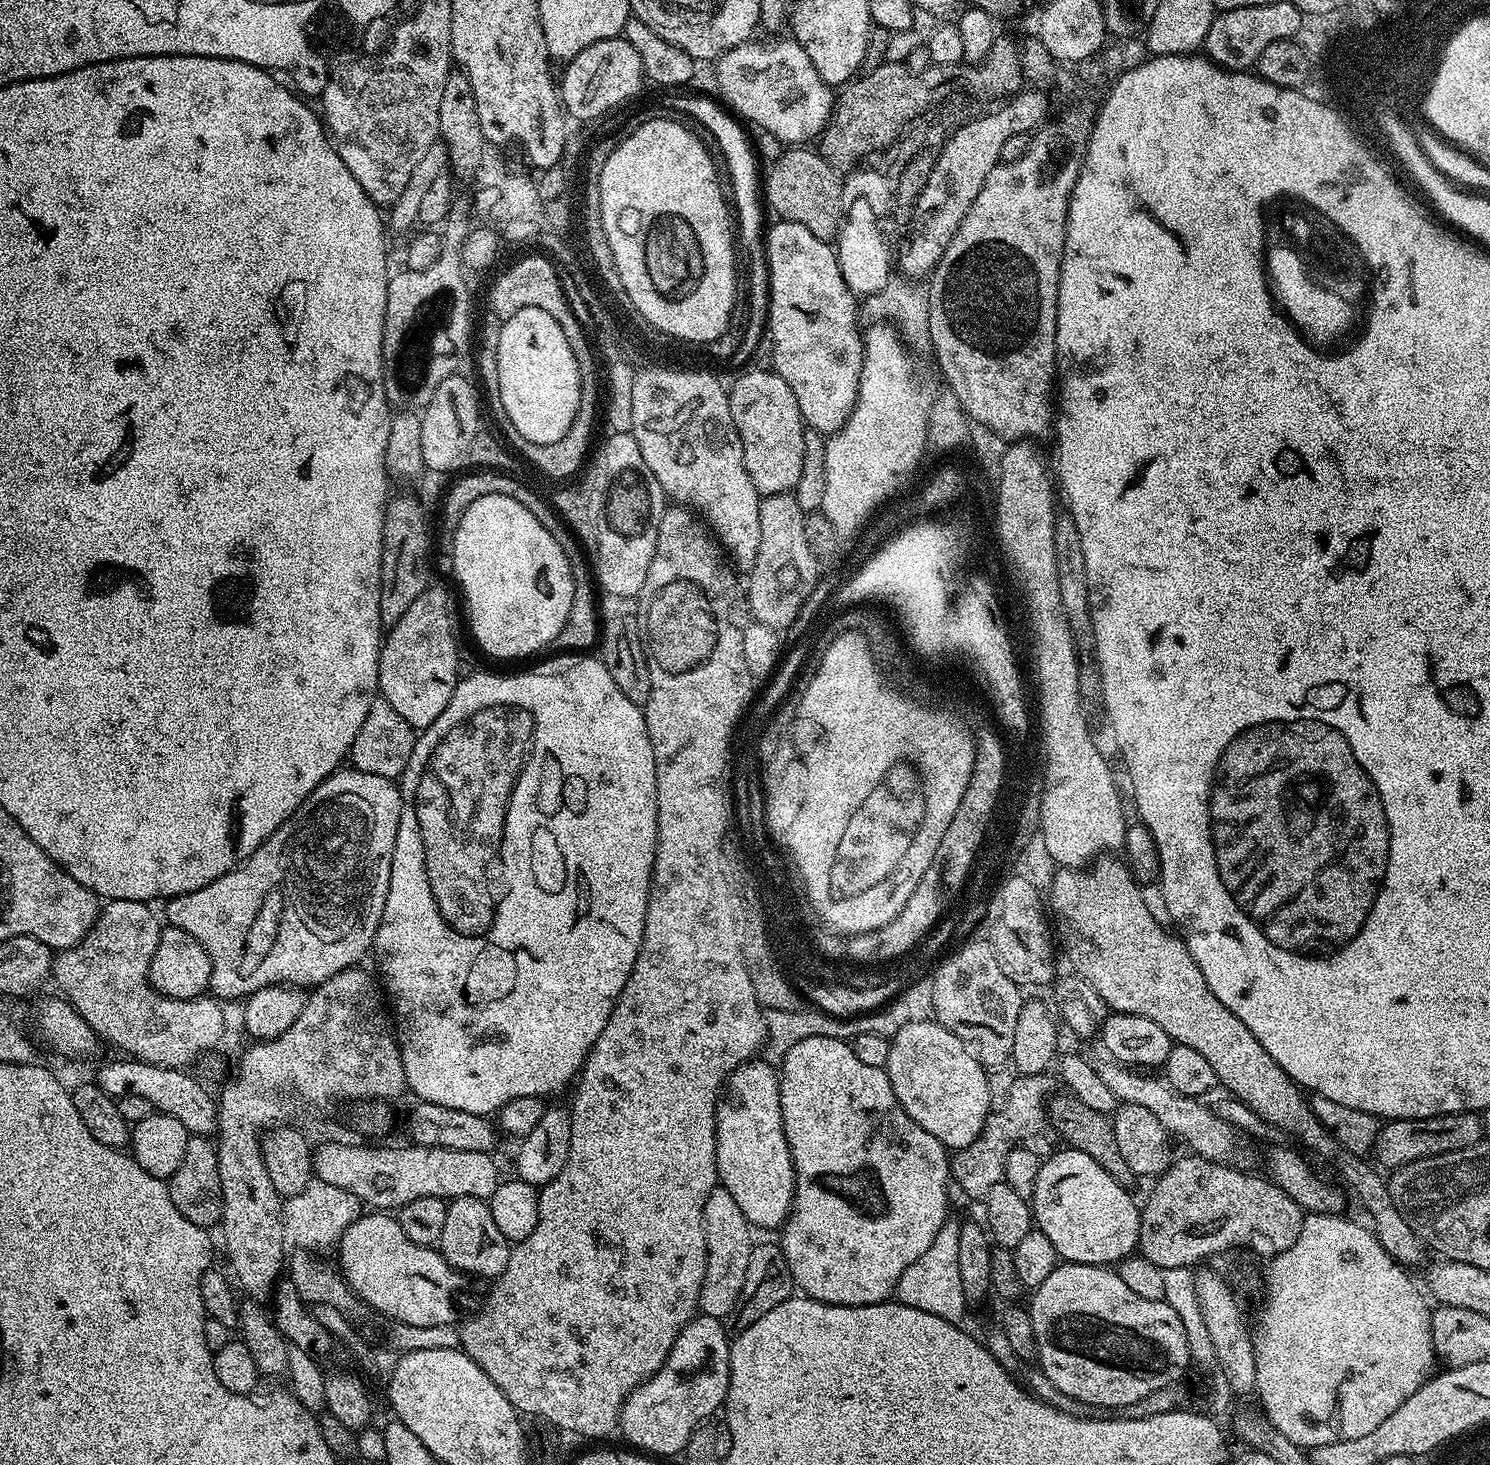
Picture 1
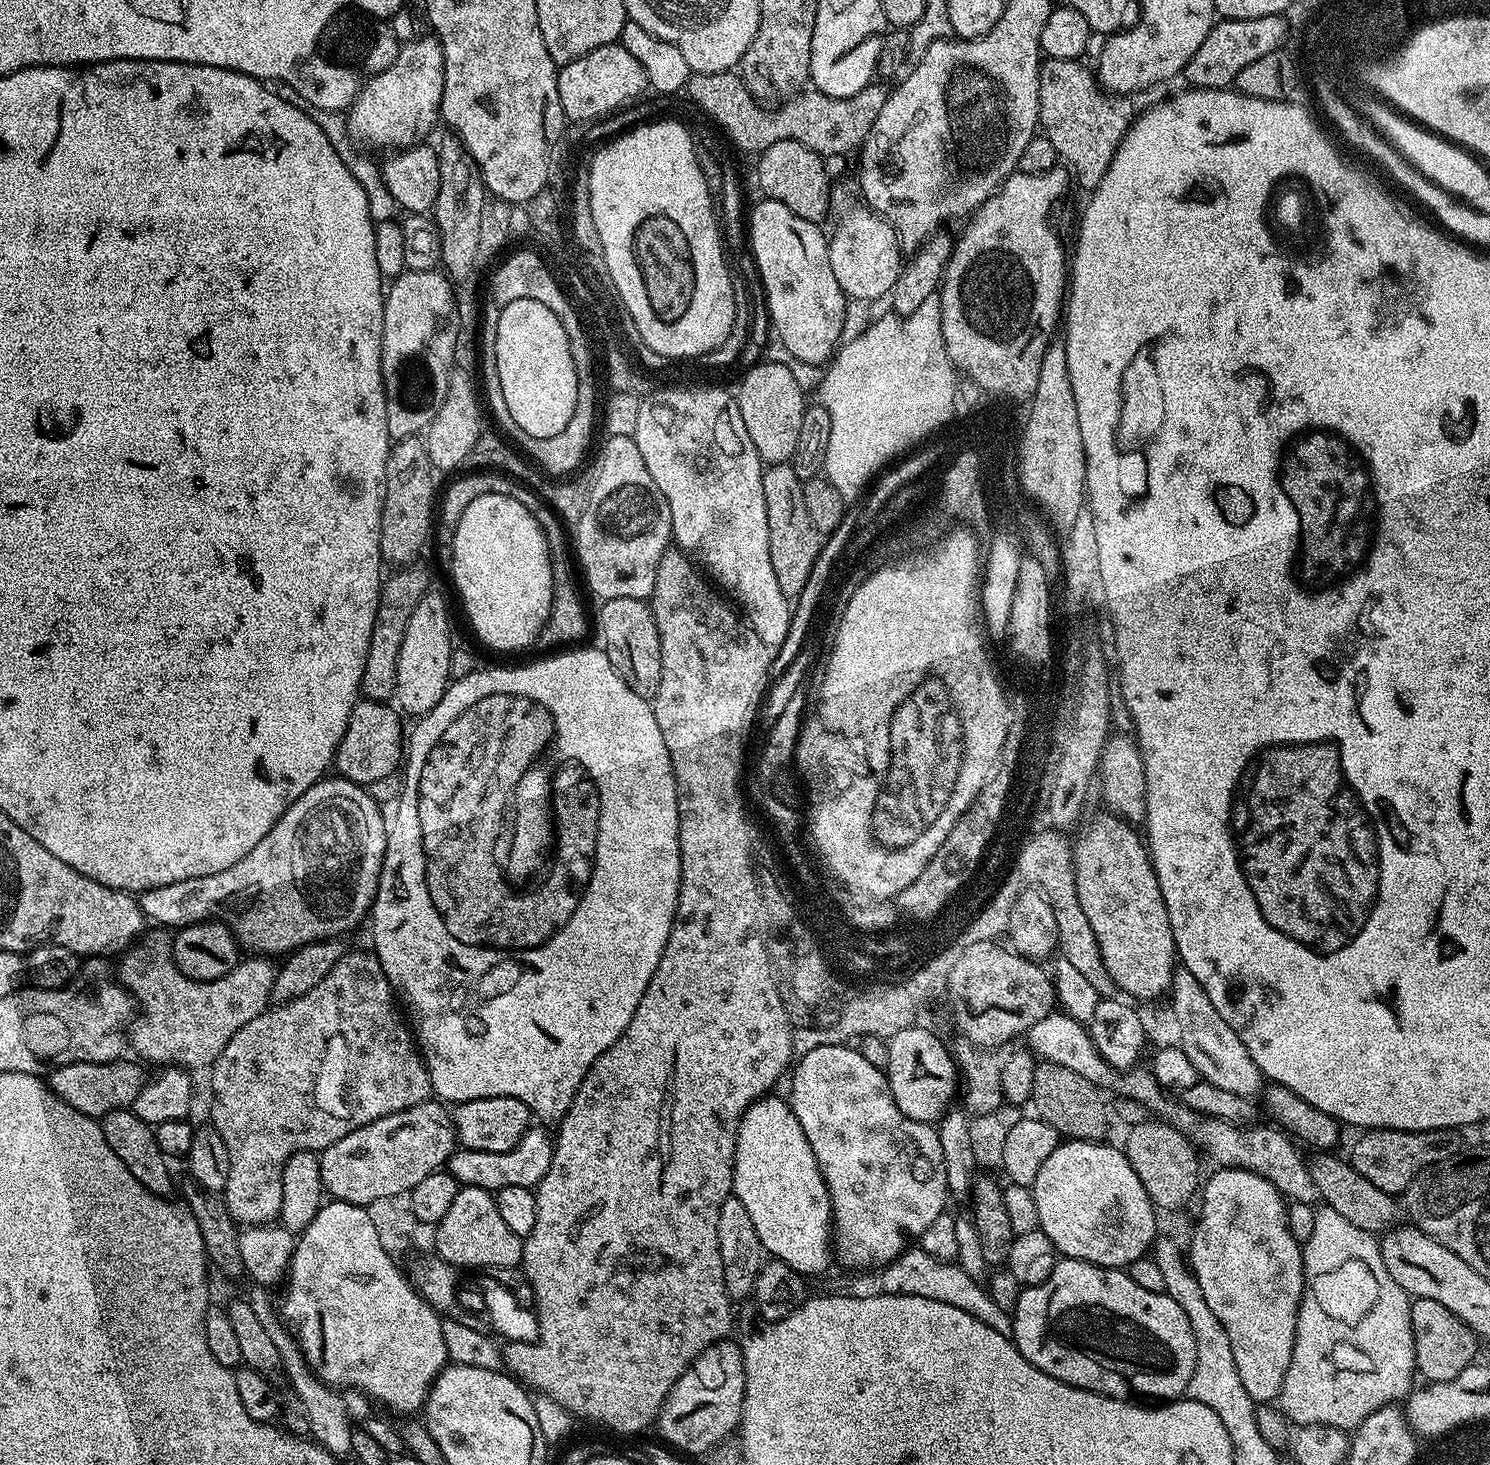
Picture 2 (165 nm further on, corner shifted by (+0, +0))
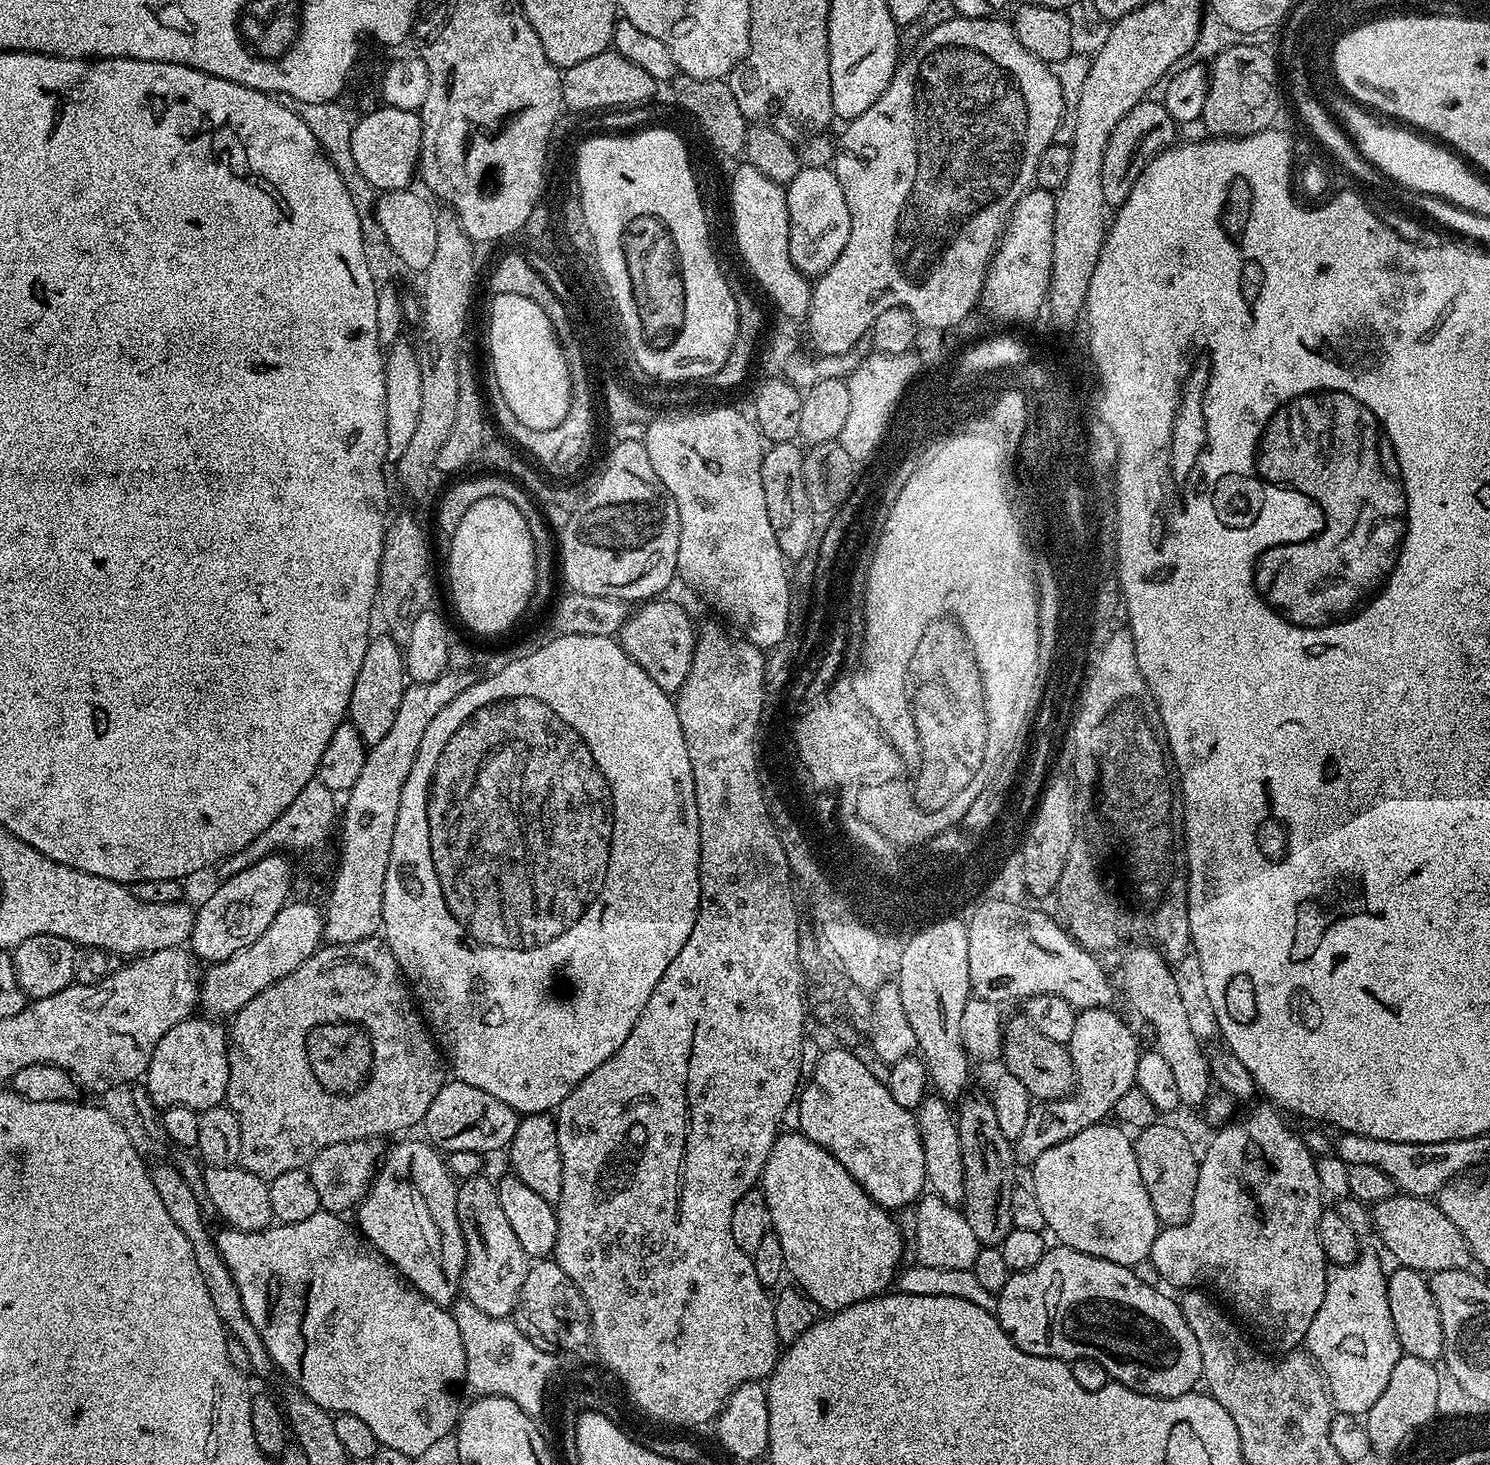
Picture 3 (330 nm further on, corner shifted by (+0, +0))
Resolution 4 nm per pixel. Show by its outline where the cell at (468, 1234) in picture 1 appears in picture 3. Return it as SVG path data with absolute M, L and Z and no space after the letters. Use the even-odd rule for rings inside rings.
M487 1175L472 1176L469 1180L459 1181L456 1190L456 1213L460 1229L464 1235L464 1245L468 1258L464 1261L464 1275L460 1277L463 1299L469 1300L478 1310L494 1318L508 1318L516 1311L520 1287L528 1273L530 1257L522 1250L506 1213L502 1211L502 1202L498 1202L496 1184L487 1180Z

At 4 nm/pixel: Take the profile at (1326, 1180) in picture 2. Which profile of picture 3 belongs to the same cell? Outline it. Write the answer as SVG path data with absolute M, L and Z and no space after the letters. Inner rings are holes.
M1397 1194L1385 1200L1377 1200L1370 1213L1375 1238L1377 1237L1384 1243L1385 1250L1396 1259L1395 1263L1399 1267L1412 1268L1421 1274L1431 1274L1438 1270L1467 1269L1473 1263L1472 1251L1462 1230L1458 1230L1458 1226L1454 1226L1454 1222L1450 1222L1450 1218L1442 1214L1439 1203L1431 1199Z

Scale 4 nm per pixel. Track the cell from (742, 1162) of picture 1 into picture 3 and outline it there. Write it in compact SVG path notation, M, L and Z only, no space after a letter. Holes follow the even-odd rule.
M799 1130L781 1131L770 1150L770 1158L766 1158L759 1187L766 1198L771 1231L782 1246L787 1275L796 1279L793 1280L795 1287L817 1309L825 1308L823 1311L828 1314L841 1312L846 1306L887 1293L893 1287L901 1267L900 1259L904 1256L904 1236L892 1217L895 1215L881 1204L875 1204L870 1194L854 1182L846 1166L825 1148Z

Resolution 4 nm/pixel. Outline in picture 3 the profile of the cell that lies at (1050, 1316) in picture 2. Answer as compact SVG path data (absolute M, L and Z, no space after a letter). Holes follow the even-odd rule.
M1063 1246L1049 1247L1045 1251L1044 1257L1038 1262L1038 1266L1034 1266L1025 1272L1013 1272L1008 1277L1006 1286L1002 1286L1002 1290L996 1296L996 1319L999 1320L1002 1330L1006 1330L1006 1334L1016 1345L1022 1350L1026 1350L1026 1354L1034 1354L1035 1356L1045 1356L1046 1358L1058 1358L1069 1362L1077 1362L1076 1360L1097 1360L1106 1371L1109 1372L1111 1379L1118 1384L1126 1385L1130 1390L1141 1392L1147 1396L1160 1396L1162 1399L1178 1398L1185 1396L1187 1392L1193 1391L1202 1380L1203 1362L1202 1353L1198 1348L1198 1341L1194 1336L1190 1326L1187 1324L1186 1318L1183 1317L1183 1311L1180 1309L1179 1303L1175 1299L1173 1301L1161 1289L1154 1284L1142 1282L1142 1278L1136 1276L1135 1271L1126 1266L1118 1266L1118 1262L1106 1262L1102 1258L1094 1258L1090 1254L1082 1254L1073 1248Z

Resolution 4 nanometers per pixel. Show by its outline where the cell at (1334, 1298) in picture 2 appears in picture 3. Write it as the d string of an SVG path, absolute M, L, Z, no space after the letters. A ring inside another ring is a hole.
M1361 1255L1359 1259L1353 1261L1352 1264L1341 1264L1333 1267L1328 1273L1328 1281L1326 1282L1326 1298L1322 1298L1322 1306L1318 1306L1318 1314L1314 1318L1314 1322L1310 1322L1310 1330L1306 1337L1306 1352L1315 1360L1317 1367L1323 1372L1324 1379L1327 1381L1327 1390L1331 1401L1337 1413L1348 1417L1363 1417L1374 1406L1374 1402L1378 1402L1378 1398L1382 1398L1382 1390L1386 1390L1386 1386L1390 1382L1390 1374L1394 1371L1394 1366L1401 1358L1400 1343L1396 1337L1394 1330L1394 1322L1390 1318L1390 1302L1388 1301L1388 1277L1385 1269L1380 1269L1380 1264L1372 1256Z

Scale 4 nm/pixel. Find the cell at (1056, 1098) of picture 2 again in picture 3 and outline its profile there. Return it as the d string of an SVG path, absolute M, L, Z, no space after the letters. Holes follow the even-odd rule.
M1016 1014L1004 1026L1004 1050L1002 1064L1007 1072L1014 1074L1032 1096L1033 1101L1060 1100L1076 1086L1076 1071L1067 1047L1053 1042L1042 1034L1023 1014Z

